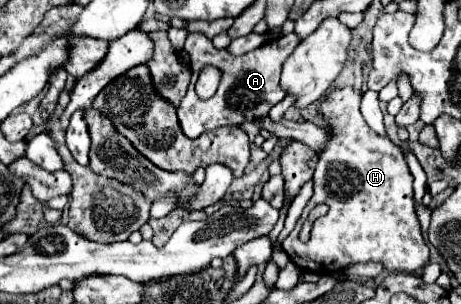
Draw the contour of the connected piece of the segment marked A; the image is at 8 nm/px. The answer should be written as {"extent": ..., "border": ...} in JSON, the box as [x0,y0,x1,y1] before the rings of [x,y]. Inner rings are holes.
{"extent":[178,32,300,138],"border":[[[192,32],[184,44],[184,50],[192,58],[192,64],[190,64],[192,82],[188,86],[186,96],[182,98],[182,102],[178,106],[178,118],[180,118],[180,126],[182,126],[184,134],[188,138],[198,138],[198,134],[202,134],[206,130],[214,130],[218,126],[226,126],[226,124],[240,126],[248,120],[258,120],[258,118],[266,116],[268,110],[286,96],[286,92],[280,86],[280,68],[282,68],[284,60],[290,56],[290,52],[298,46],[298,42],[300,42],[298,34],[290,32],[286,36],[264,42],[260,48],[256,48],[252,52],[246,52],[242,56],[232,56],[224,50],[214,48],[212,40],[206,38],[202,32]],[[206,64],[218,66],[222,70],[222,80],[220,80],[218,92],[212,98],[200,100],[194,92],[194,84],[196,84],[200,68]]]}

